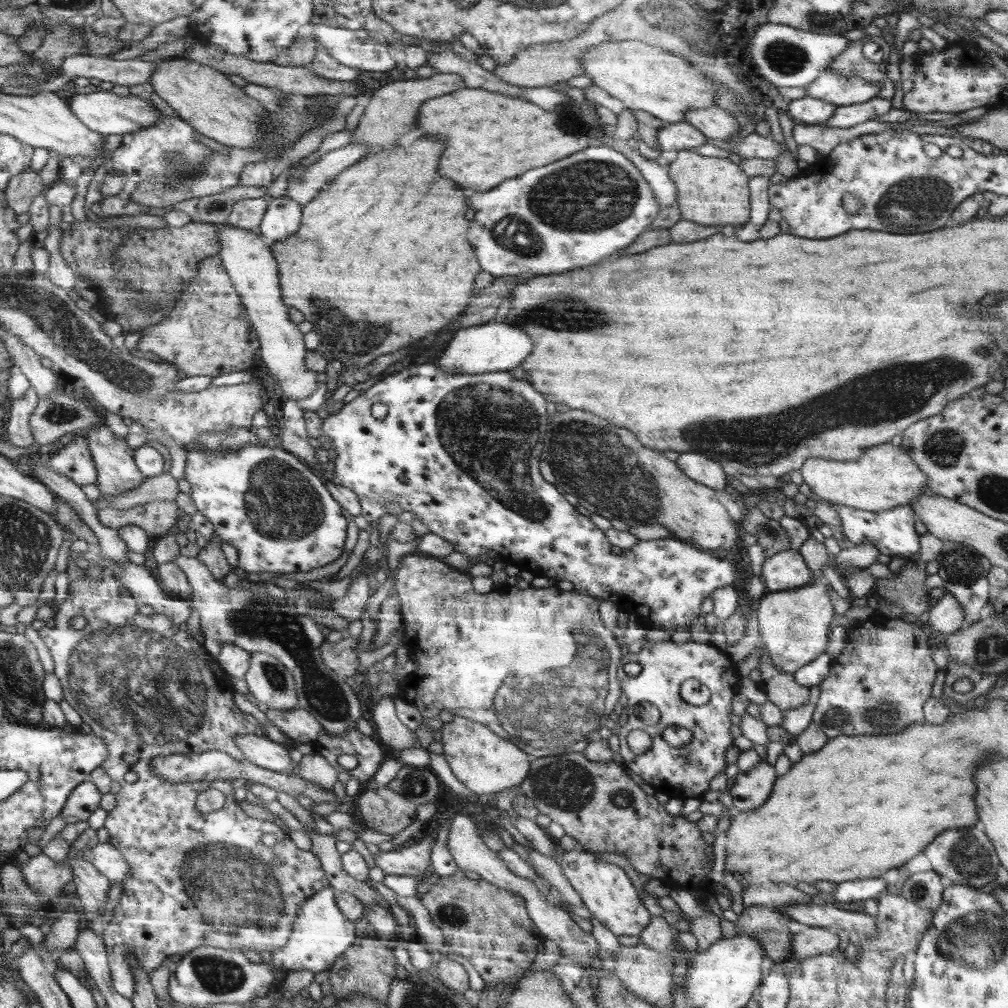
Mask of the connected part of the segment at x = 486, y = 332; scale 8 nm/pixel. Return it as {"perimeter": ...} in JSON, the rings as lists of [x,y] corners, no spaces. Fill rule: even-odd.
{"perimeter":[[[490,320],[484,325],[458,330],[440,357],[435,360],[444,372],[466,372],[468,374],[484,374],[484,372],[508,371],[520,364],[530,352],[532,342],[530,338],[508,323]]]}

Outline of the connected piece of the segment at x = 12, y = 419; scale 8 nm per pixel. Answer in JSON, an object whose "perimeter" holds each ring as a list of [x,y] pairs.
{"perimeter":[[[34,386],[22,400],[9,404],[10,416],[6,422],[8,440],[20,447],[32,446],[38,443],[34,429],[32,429],[32,416],[38,410],[40,402],[39,392]]]}

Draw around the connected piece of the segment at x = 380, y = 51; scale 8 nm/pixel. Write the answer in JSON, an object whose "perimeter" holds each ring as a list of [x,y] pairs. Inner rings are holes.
{"perimeter":[[[315,24],[312,39],[338,62],[362,71],[384,71],[396,67],[386,43],[374,40],[367,30]]]}

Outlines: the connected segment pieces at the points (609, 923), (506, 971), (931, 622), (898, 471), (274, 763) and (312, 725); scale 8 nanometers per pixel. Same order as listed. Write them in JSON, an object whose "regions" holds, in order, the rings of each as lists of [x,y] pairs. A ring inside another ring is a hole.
{"regions":[[[[584,848],[565,851],[560,856],[559,865],[574,890],[582,897],[582,902],[592,913],[592,917],[604,923],[616,936],[639,935],[650,923],[648,910],[642,906],[638,892],[620,866],[598,859],[593,851],[586,851]]],[[[458,869],[450,876],[438,878],[420,900],[452,952],[466,958],[479,972],[484,981],[484,1000],[498,1004],[505,986],[522,979],[542,944],[542,934],[528,917],[524,898],[491,881],[470,880]]],[[[945,590],[943,598],[937,601],[928,614],[928,620],[925,622],[926,630],[933,635],[938,632],[940,635],[955,633],[961,628],[966,617],[964,610],[948,590]]],[[[888,442],[868,447],[856,460],[808,459],[800,472],[804,483],[824,502],[878,512],[910,504],[924,494],[928,474],[914,461],[906,449]]],[[[247,735],[239,739],[239,746],[247,760],[262,768],[286,772],[298,768],[298,763],[293,762],[289,750],[282,744],[272,742],[267,736],[256,737]]],[[[300,708],[286,713],[268,710],[266,717],[268,717],[270,724],[278,726],[297,744],[314,743],[325,734],[324,725],[312,717],[310,713]]]]}

